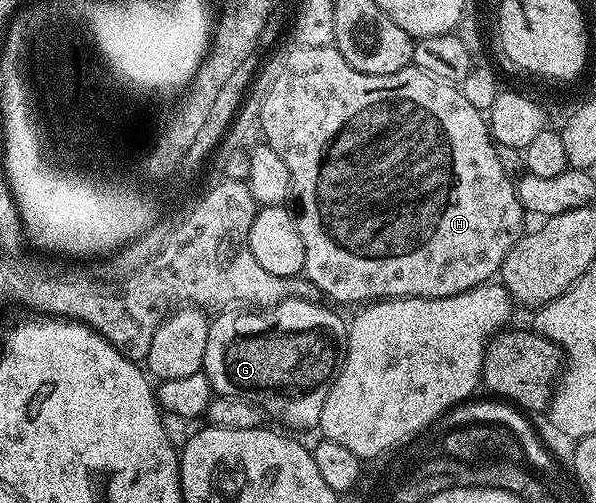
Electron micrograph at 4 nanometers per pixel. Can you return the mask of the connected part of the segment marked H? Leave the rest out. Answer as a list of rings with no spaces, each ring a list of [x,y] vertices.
[[[335,45],[324,48],[302,46],[302,53],[294,54],[289,66],[286,66],[285,74],[277,80],[277,85],[264,98],[263,110],[259,114],[261,137],[265,145],[271,146],[280,160],[288,164],[290,193],[292,202],[298,205],[296,221],[306,253],[304,274],[319,295],[327,294],[336,302],[362,302],[358,304],[388,298],[447,298],[489,283],[493,279],[490,277],[493,274],[495,277],[501,271],[506,253],[524,233],[524,211],[515,183],[512,178],[510,182],[502,167],[499,147],[490,133],[483,111],[472,108],[455,83],[432,76],[432,72],[424,72],[424,68],[413,64],[391,74],[356,72],[356,68],[344,60]]]

